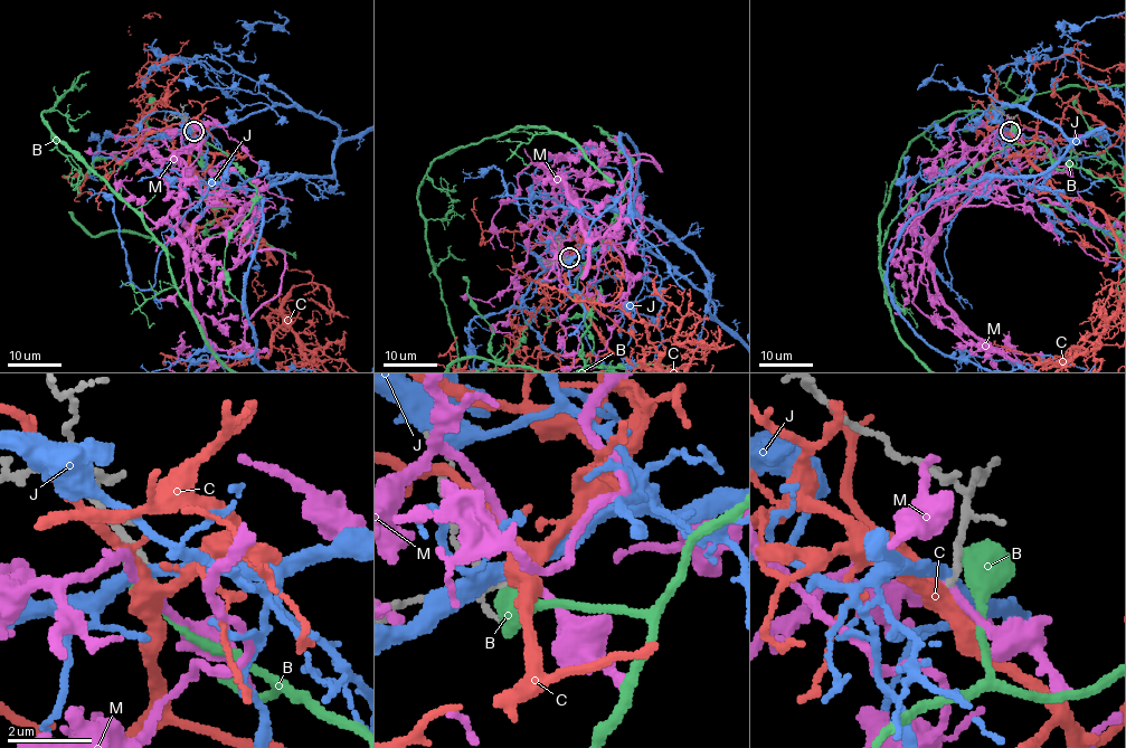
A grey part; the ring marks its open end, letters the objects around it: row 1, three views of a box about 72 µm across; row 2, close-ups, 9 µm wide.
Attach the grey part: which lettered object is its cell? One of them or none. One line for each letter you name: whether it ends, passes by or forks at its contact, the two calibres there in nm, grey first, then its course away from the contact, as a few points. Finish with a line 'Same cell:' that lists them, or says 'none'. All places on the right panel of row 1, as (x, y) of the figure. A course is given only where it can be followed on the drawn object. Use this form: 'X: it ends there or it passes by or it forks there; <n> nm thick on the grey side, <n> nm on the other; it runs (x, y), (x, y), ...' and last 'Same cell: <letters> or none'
Same cell: none

